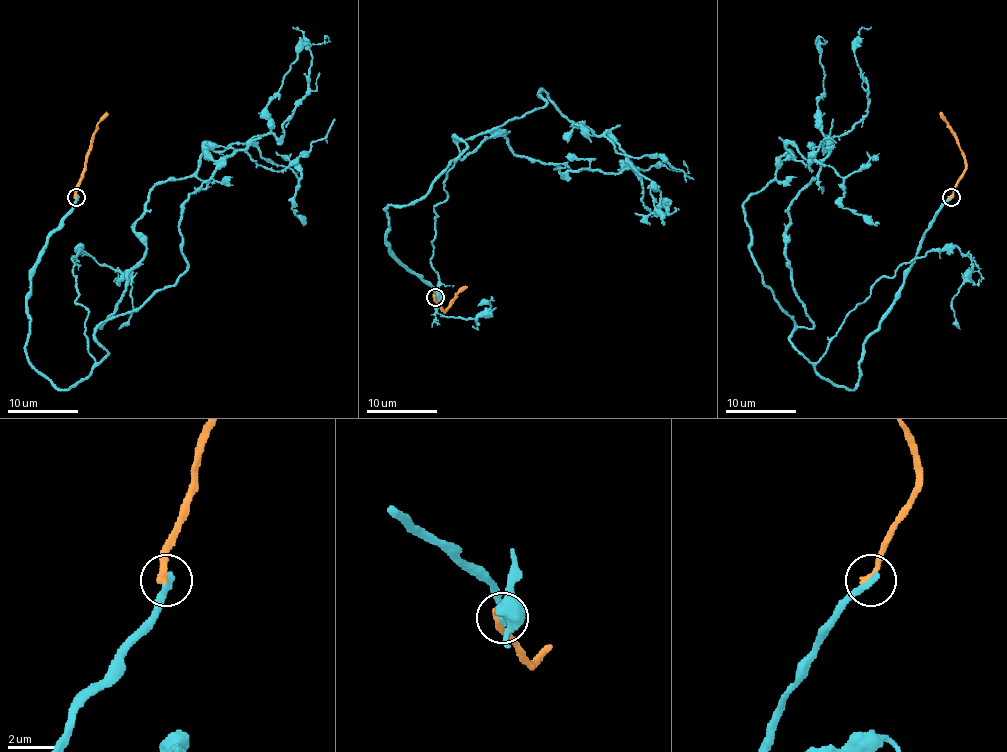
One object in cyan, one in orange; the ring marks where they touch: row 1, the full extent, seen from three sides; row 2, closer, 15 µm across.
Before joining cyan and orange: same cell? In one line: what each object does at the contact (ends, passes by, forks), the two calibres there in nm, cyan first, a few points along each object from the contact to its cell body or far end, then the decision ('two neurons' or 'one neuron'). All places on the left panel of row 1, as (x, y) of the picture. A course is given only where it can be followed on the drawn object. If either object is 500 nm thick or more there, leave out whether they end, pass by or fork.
cyan ends; orange ends; calibres 360 and 340 nm; course cyan (76, 198), (27, 301), (25, 354), (62, 389), (107, 352), (148, 192), (283, 134), (311, 66), (292, 27); course orange (76, 198), (93, 132), (106, 111); two neurons

